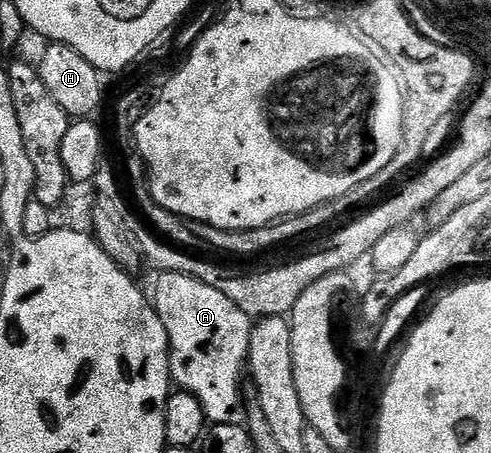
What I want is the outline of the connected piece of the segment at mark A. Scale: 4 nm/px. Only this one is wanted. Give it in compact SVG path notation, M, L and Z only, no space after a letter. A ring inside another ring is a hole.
M166 271L161 273L156 279L156 291L151 291L150 301L156 307L158 316L162 320L162 328L166 328L166 336L168 337L168 363L170 364L170 372L172 373L173 383L179 389L190 392L198 400L198 404L202 404L202 412L205 419L209 423L221 426L222 424L240 424L245 421L244 404L242 401L242 385L240 386L240 377L245 377L246 363L248 360L248 349L250 348L250 336L252 335L253 319L246 316L246 312L242 312L242 308L238 308L238 304L234 304L234 300L229 300L227 296L222 296L222 292L218 292L217 287L211 287L210 284L203 283L202 280L196 279L194 276L183 274L182 272Z

